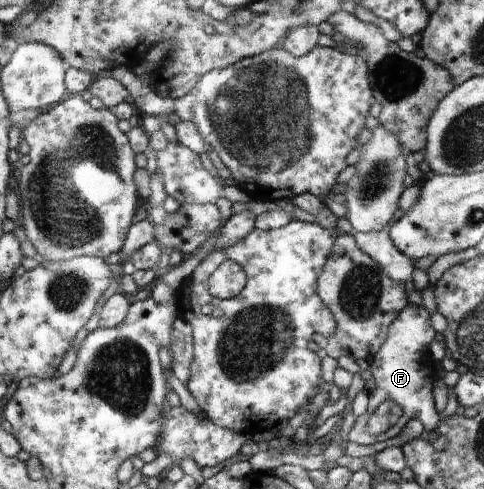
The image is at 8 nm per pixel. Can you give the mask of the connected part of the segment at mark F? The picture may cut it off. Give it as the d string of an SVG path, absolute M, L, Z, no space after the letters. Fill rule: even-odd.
M413 303L403 308L397 318L389 325L385 342L377 354L369 361L375 388L369 393L368 407L364 414L358 416L355 425L348 435L348 440L355 444L369 445L389 438L395 438L401 432L408 420L417 418L423 423L424 430L435 435L435 430L442 421L437 412L432 388L438 377L440 362L433 360L429 352L429 343L435 338L435 331L431 326L430 314L423 306ZM386 400L397 403L402 408L398 422L379 436L370 435L365 431L369 416Z

